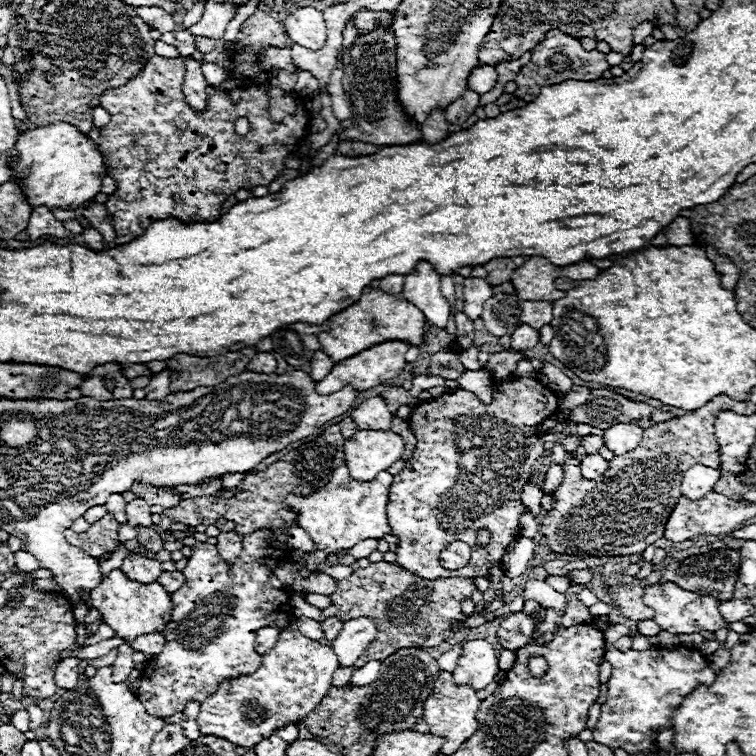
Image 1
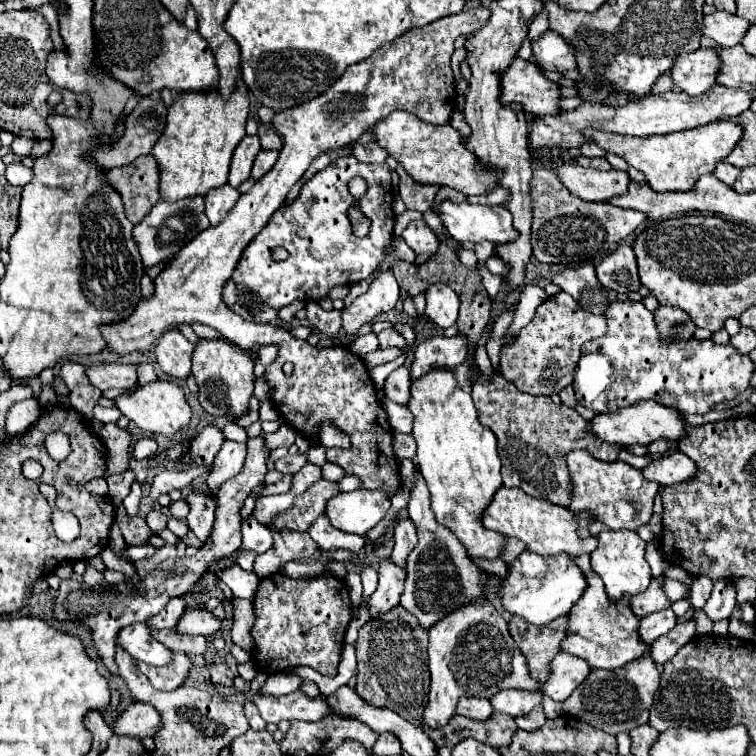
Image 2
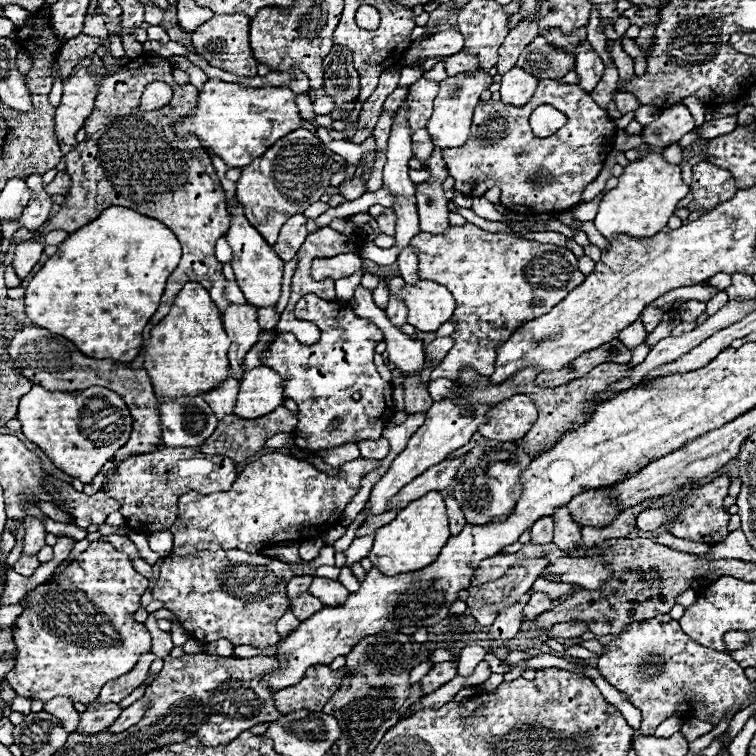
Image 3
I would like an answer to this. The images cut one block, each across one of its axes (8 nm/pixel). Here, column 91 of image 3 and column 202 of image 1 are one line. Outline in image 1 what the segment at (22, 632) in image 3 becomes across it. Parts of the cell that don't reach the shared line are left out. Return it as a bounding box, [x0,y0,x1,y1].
[136,520,296,718]

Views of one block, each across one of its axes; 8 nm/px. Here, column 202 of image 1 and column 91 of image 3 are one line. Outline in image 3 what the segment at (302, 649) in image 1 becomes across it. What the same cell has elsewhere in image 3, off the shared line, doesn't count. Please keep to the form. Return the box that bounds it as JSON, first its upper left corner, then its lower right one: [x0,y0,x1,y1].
[78,698,120,734]

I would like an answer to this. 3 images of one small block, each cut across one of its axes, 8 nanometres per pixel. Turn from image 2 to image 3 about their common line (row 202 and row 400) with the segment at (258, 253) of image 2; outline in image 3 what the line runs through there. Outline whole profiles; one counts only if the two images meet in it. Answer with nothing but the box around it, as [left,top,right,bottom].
[262,294,396,456]

